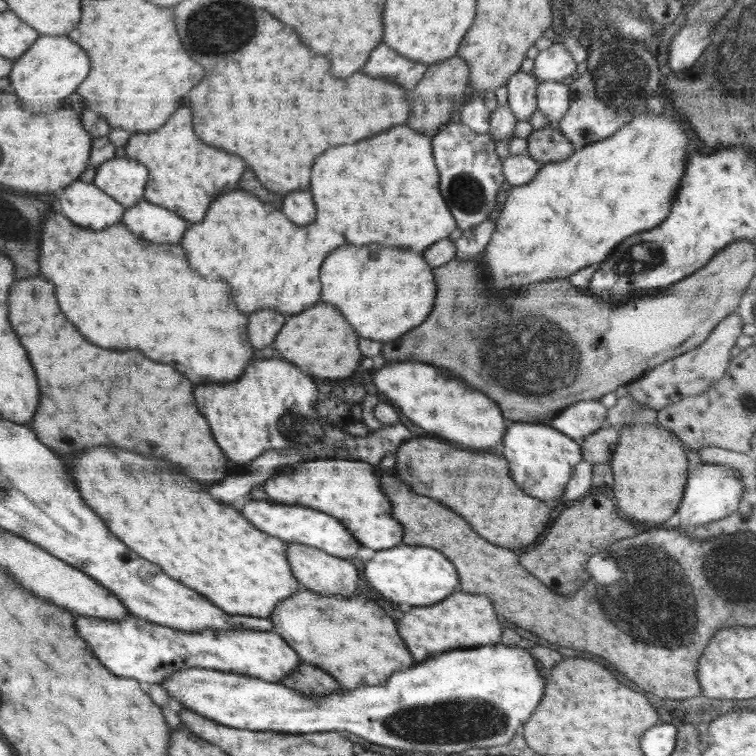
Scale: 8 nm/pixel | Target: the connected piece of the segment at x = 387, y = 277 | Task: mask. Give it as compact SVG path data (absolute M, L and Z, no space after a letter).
M340 246L320 268L322 300L338 306L346 322L364 338L383 341L400 338L422 324L432 311L437 284L433 269L424 258L406 248Z

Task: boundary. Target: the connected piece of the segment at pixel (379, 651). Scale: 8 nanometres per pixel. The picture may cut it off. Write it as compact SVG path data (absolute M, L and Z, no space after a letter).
M301 586L288 600L282 600L282 604L274 608L269 619L274 625L271 632L282 636L298 654L299 660L326 671L344 689L368 684L380 686L396 670L410 668L414 664L410 652L398 636L394 620L378 604L364 596L354 594L342 598L338 595L320 595Z

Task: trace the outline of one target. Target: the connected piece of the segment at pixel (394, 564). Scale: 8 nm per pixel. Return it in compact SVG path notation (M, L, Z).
M426 545L394 546L376 551L364 568L368 584L372 584L382 596L394 602L406 602L412 606L426 606L442 602L446 596L458 590L458 574L454 564L442 556L442 552Z

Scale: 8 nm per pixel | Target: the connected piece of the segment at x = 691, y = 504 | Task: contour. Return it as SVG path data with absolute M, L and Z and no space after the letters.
M700 463L693 469L689 469L686 488L677 510L680 514L678 529L690 531L698 525L704 525L710 521L724 518L737 510L742 494L746 488L742 485L745 480L740 471L728 465Z

